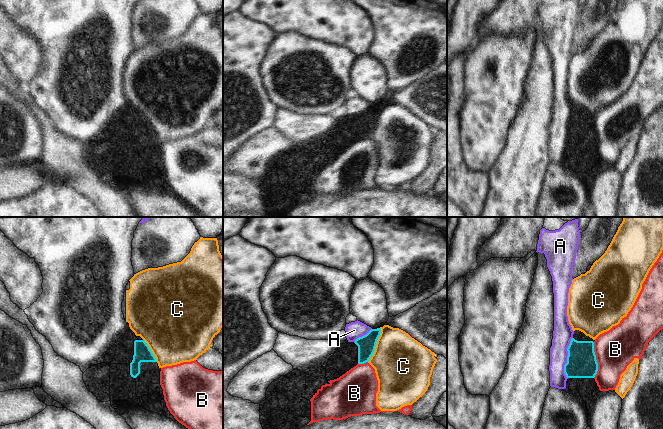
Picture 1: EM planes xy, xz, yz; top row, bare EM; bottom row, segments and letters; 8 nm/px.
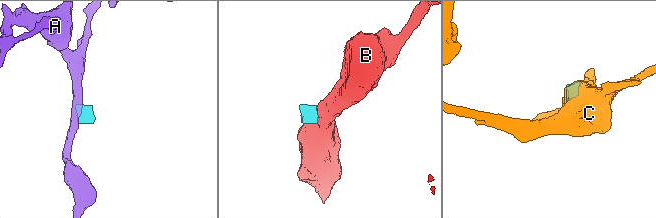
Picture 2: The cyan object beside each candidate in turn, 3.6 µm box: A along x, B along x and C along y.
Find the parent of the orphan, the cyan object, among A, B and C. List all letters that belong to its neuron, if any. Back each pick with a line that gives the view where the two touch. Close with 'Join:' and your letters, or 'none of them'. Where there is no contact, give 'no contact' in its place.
C: contact in xz
Join: C

